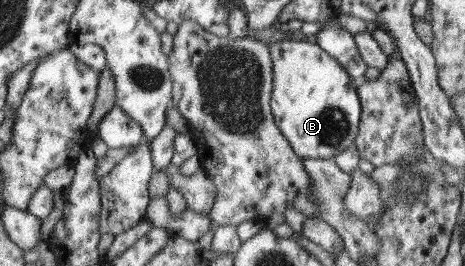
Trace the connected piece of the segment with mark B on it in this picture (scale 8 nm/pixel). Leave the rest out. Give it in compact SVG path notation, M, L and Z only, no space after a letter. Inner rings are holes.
M312 39L310 41L284 40L271 44L271 62L274 63L274 96L271 97L271 109L274 109L275 121L283 135L290 142L291 149L303 159L333 158L354 145L359 127L359 105L357 89L347 69L330 57Z

